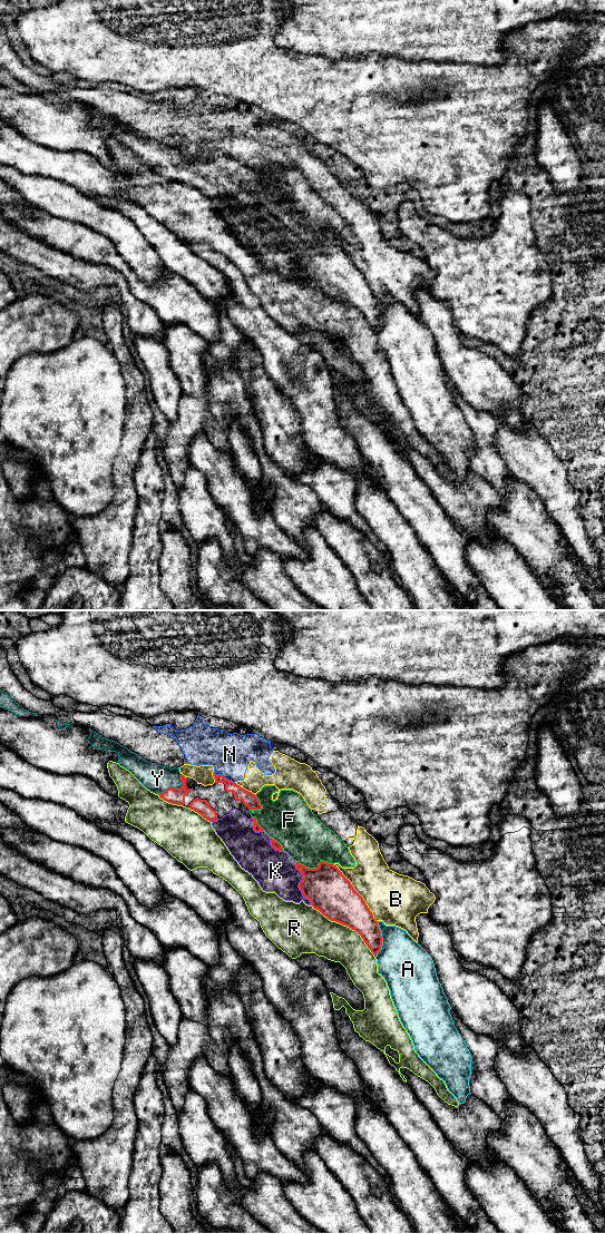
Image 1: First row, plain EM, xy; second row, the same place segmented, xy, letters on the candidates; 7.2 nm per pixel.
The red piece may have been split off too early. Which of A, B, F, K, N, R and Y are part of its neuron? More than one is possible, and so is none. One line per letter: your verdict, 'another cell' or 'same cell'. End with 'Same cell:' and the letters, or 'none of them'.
A: another cell
B: another cell
F: another cell
K: another cell
N: another cell
R: another cell
Y: same cell
Same cell: Y

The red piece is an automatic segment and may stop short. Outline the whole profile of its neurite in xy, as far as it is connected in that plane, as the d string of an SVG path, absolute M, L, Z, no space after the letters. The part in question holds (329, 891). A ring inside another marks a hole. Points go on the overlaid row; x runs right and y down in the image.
M321 861L316 869L308 869L296 862L296 869L303 875L299 888L312 907L329 920L358 932L377 957L382 946L378 921L342 872L324 861Z

